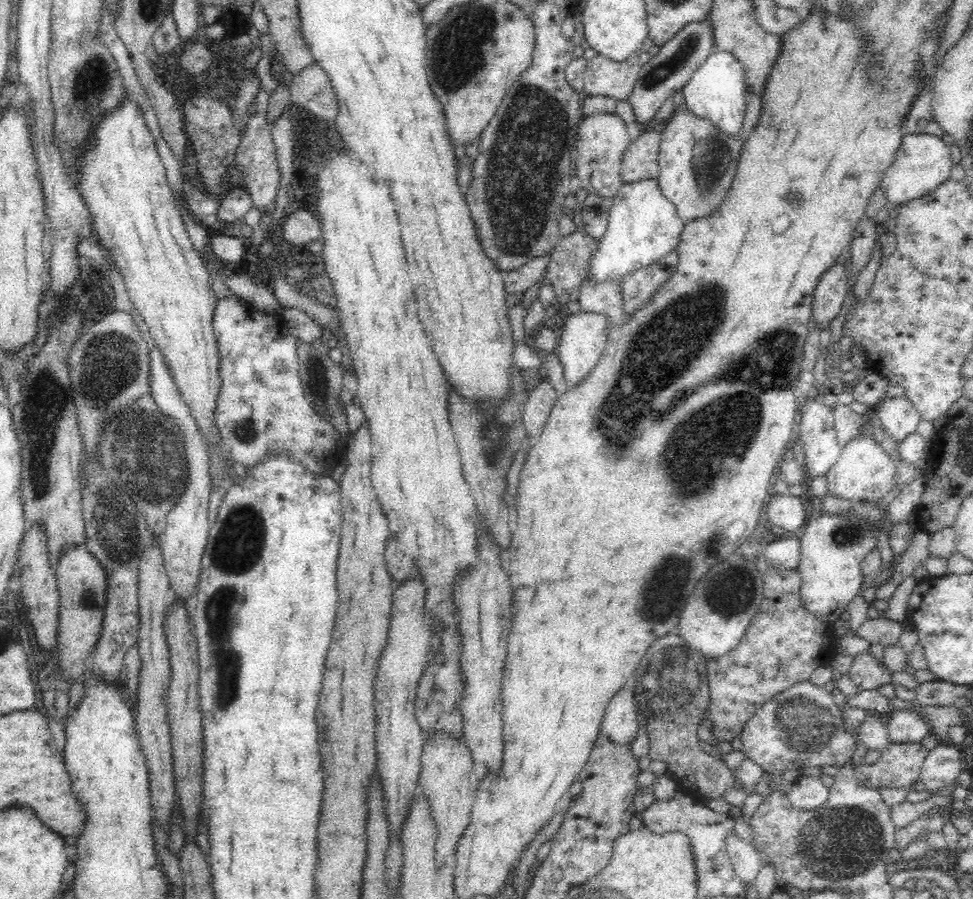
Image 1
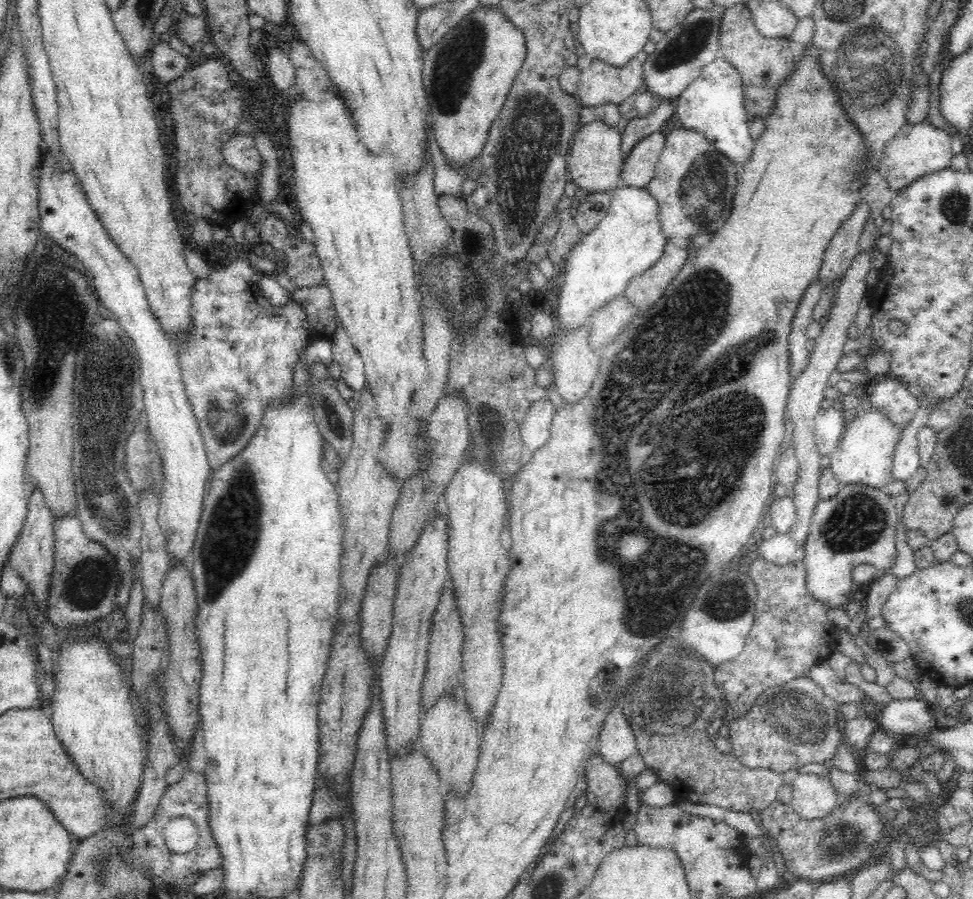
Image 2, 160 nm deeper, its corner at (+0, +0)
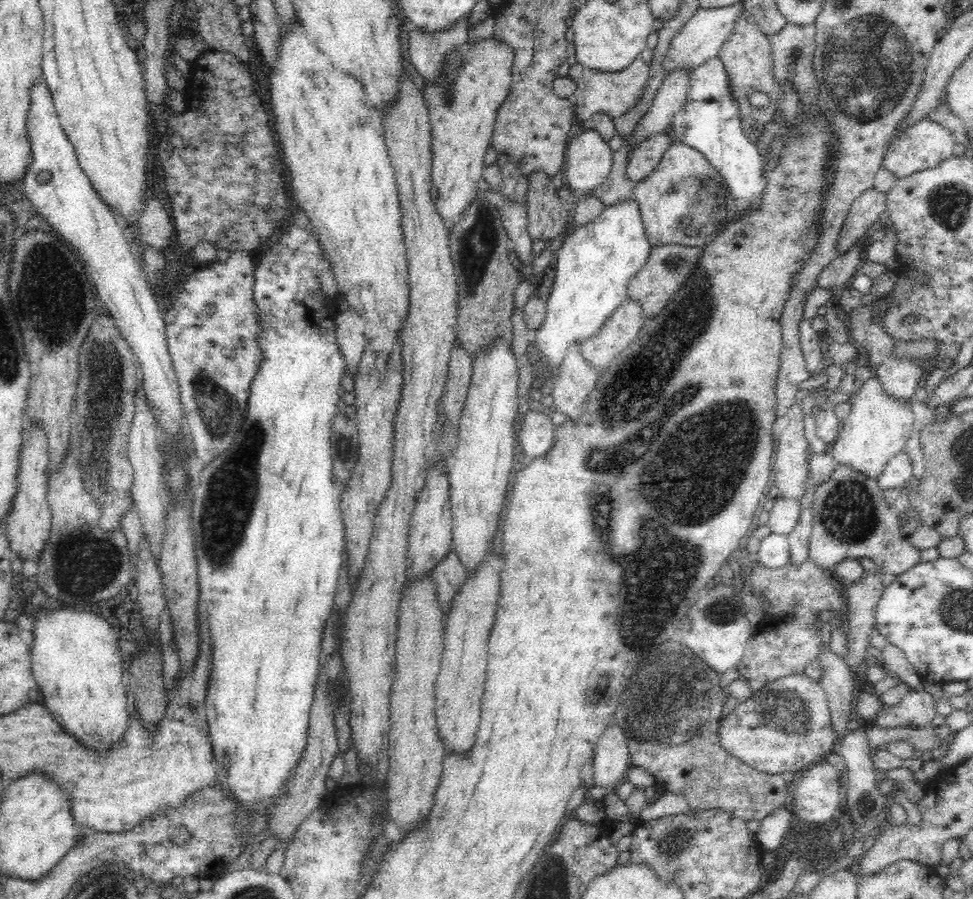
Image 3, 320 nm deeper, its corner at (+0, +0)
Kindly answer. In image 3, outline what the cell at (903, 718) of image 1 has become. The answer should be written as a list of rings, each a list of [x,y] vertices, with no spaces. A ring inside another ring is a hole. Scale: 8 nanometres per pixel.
[[[922,687],[910,689],[898,706],[883,706],[874,718],[874,724],[882,728],[928,727],[936,716],[936,695]]]

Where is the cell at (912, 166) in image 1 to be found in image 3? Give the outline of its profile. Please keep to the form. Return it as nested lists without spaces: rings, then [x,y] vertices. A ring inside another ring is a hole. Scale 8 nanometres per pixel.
[[[922,119],[920,122],[904,129],[893,140],[893,143],[885,152],[882,165],[895,176],[896,180],[921,170],[934,168],[934,166],[940,164],[946,158],[954,156],[954,144],[956,144],[954,140],[954,133],[950,129],[931,119]]]

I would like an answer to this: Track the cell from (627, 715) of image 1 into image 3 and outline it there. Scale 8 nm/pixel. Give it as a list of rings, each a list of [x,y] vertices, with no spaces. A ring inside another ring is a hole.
[[[620,726],[606,727],[596,743],[592,761],[592,786],[607,788],[618,786],[624,781],[631,764],[626,737]]]

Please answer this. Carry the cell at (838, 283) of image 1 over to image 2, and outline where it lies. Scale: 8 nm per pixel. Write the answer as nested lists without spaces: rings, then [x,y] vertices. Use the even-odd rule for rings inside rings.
[[[864,200],[852,208],[852,214],[842,222],[832,237],[819,270],[819,280],[828,286],[842,278],[853,258],[859,253],[859,238],[870,220],[870,207]]]

